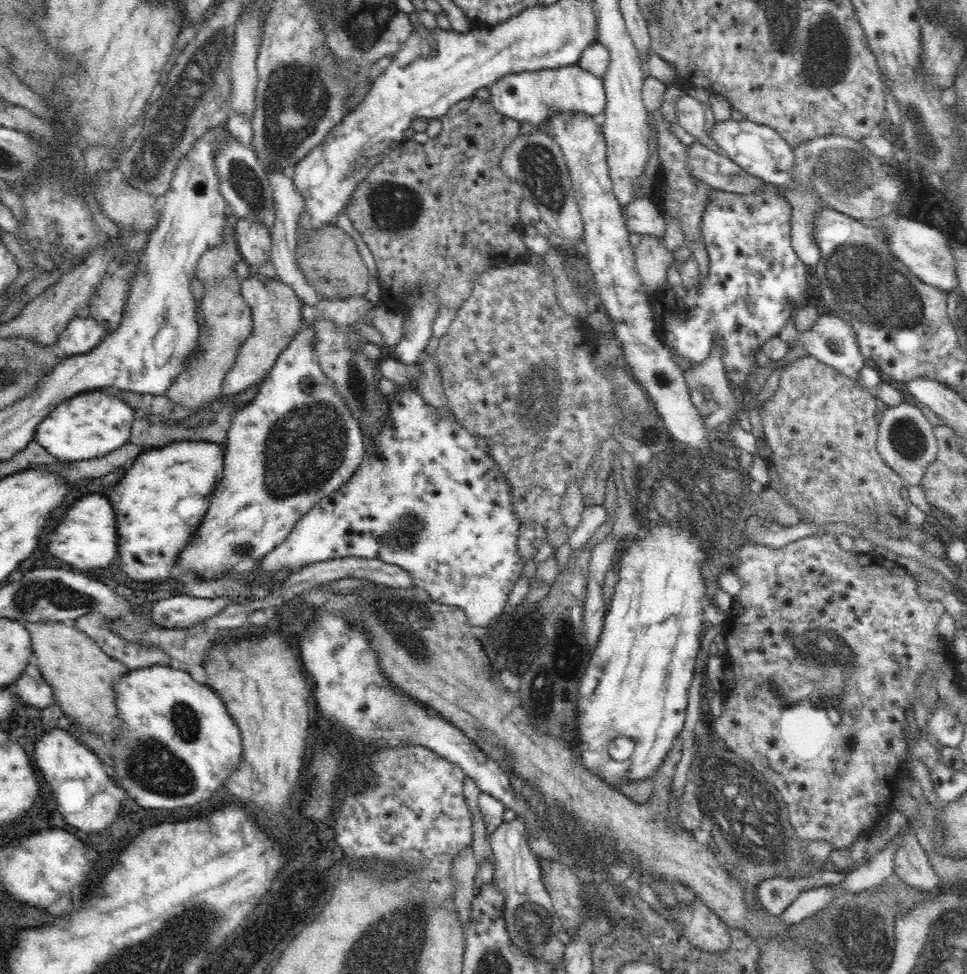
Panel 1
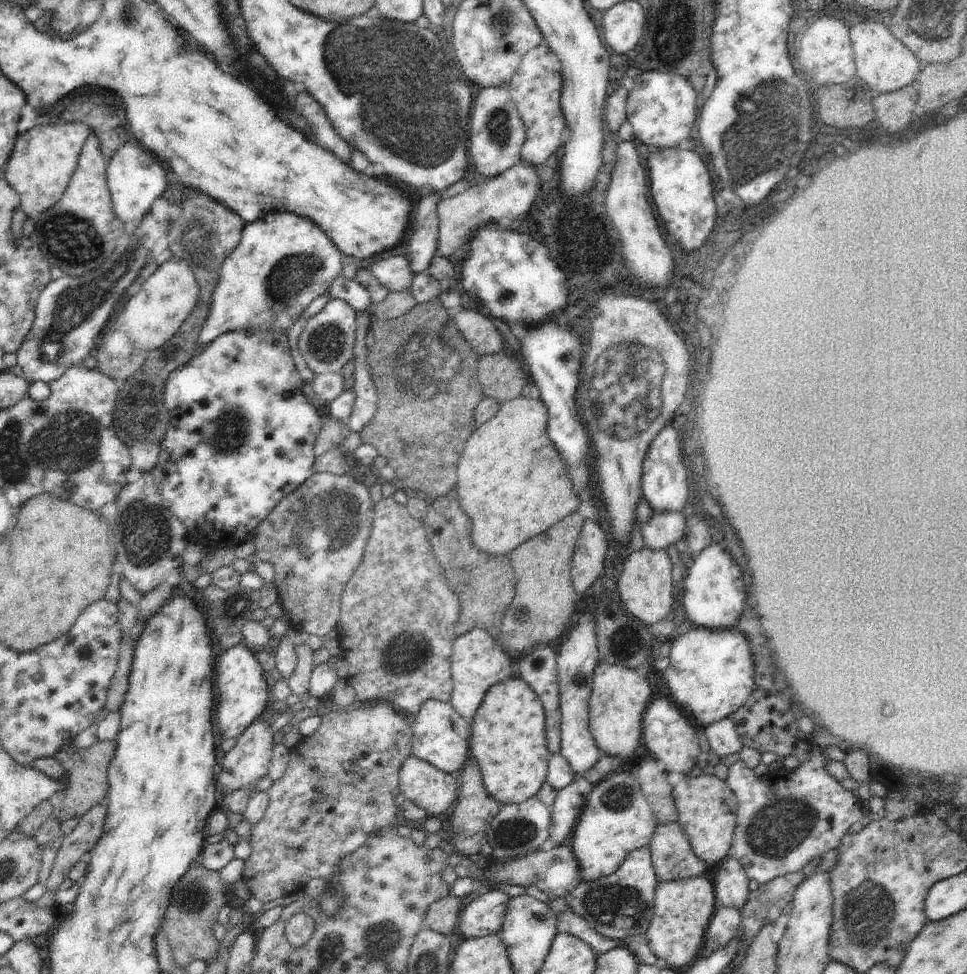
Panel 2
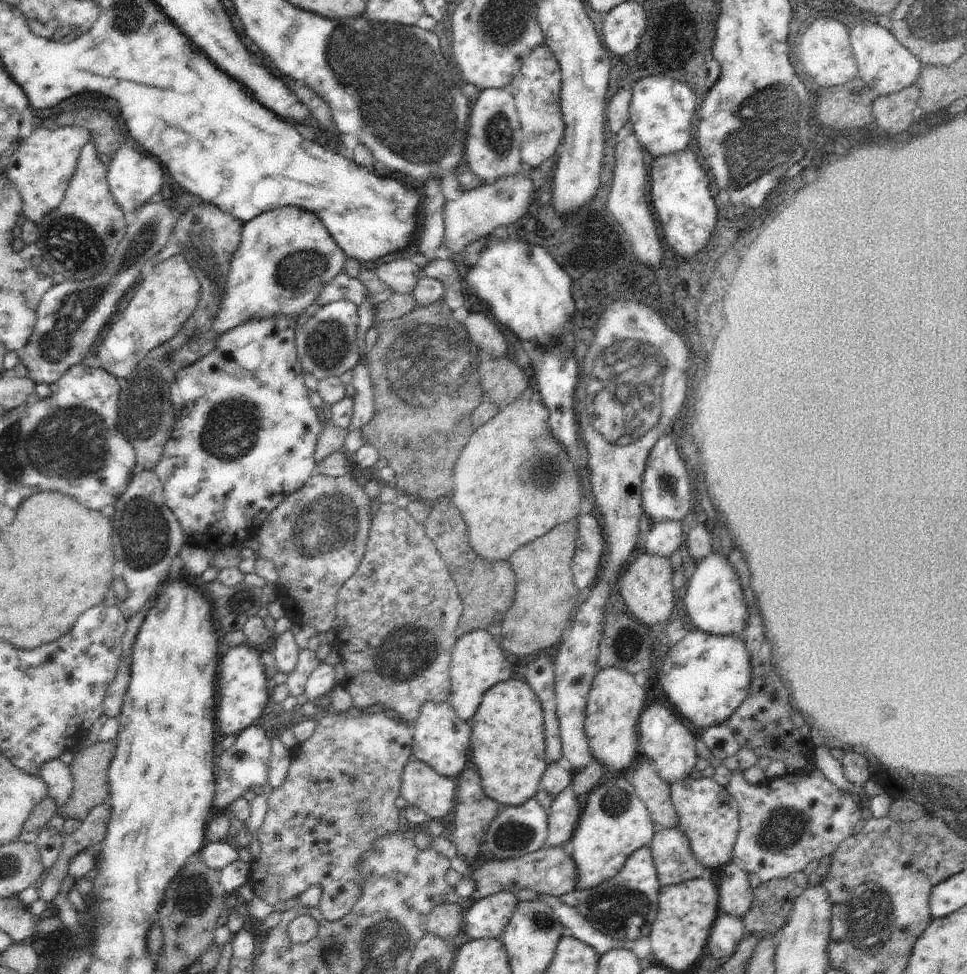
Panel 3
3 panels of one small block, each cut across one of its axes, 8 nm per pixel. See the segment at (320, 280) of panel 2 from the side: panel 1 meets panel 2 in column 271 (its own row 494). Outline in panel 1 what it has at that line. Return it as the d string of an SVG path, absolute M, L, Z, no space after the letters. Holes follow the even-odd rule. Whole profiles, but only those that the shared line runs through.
M305 324L303 330L295 337L295 340L279 353L276 364L274 364L270 374L266 376L264 382L262 382L259 391L256 393L256 397L244 406L244 408L236 412L236 416L232 418L232 424L230 424L230 428L227 430L227 442L224 450L224 476L222 476L218 488L214 490L208 512L206 512L206 516L202 518L202 524L200 524L198 530L196 530L196 536L190 540L189 546L184 551L180 552L178 562L176 562L176 565L182 565L193 570L193 575L191 575L190 579L196 578L196 580L199 580L198 578L203 578L204 570L223 570L225 576L233 576L235 573L238 574L238 576L242 576L240 572L236 571L238 570L238 564L240 564L240 562L244 562L244 560L248 559L260 562L270 551L273 551L274 548L283 544L298 520L300 520L317 502L320 502L322 498L336 492L361 465L365 455L364 444L362 443L364 432L362 432L362 428L360 428L358 417L352 413L352 410L347 406L346 400L336 391L332 379L330 379L330 377L324 373L324 369L318 365L314 348L310 346L314 338L314 327Z

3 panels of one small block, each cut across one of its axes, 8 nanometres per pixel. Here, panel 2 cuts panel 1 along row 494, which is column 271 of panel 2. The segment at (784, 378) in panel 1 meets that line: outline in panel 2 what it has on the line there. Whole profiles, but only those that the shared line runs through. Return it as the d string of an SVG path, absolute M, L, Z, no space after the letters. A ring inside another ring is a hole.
M374 702L372 704L366 704L364 708L352 709L350 712L345 710L331 711L321 716L321 723L317 730L294 748L284 776L267 790L269 796L268 807L264 817L252 828L250 840L251 854L245 860L242 878L246 886L251 890L252 896L261 900L263 903L269 903L272 900L276 900L276 898L282 898L282 896L291 895L298 890L303 890L306 884L310 880L314 880L314 878L323 878L327 883L326 886L330 886L331 883L337 880L336 876L342 872L339 863L344 857L353 855L365 844L366 839L372 832L379 831L384 827L396 825L396 814L398 814L398 810L394 806L394 798L400 793L399 772L402 763L406 758L411 756L413 747L413 730L411 724L411 720L405 715L402 715L390 702Z

